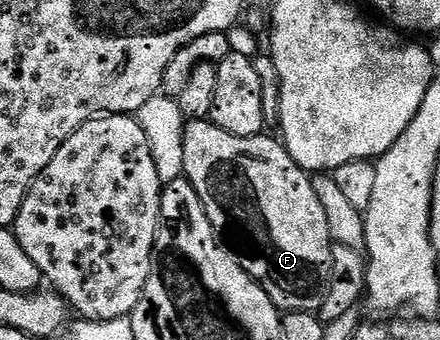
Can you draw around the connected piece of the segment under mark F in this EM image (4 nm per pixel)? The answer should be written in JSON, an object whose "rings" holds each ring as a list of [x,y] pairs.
{"rings":[[[207,119],[205,121],[187,121],[184,131],[184,176],[196,187],[196,195],[200,195],[200,203],[204,203],[208,219],[212,227],[223,238],[239,237],[238,245],[242,249],[233,250],[234,258],[244,267],[244,271],[256,282],[269,297],[274,300],[279,310],[287,313],[318,313],[324,303],[324,295],[330,278],[330,247],[331,239],[328,231],[328,219],[324,216],[324,207],[320,207],[320,199],[316,199],[316,191],[311,174],[302,169],[292,159],[281,140],[259,135],[256,137],[237,137]]]}

